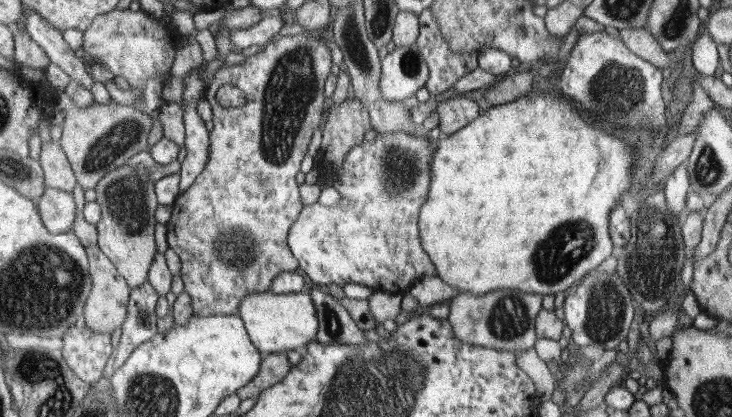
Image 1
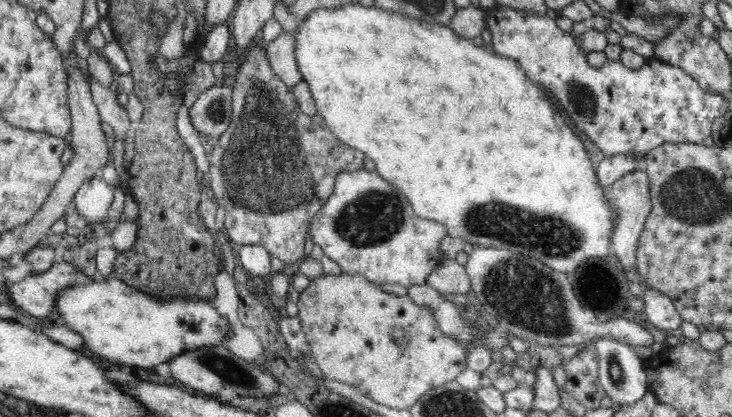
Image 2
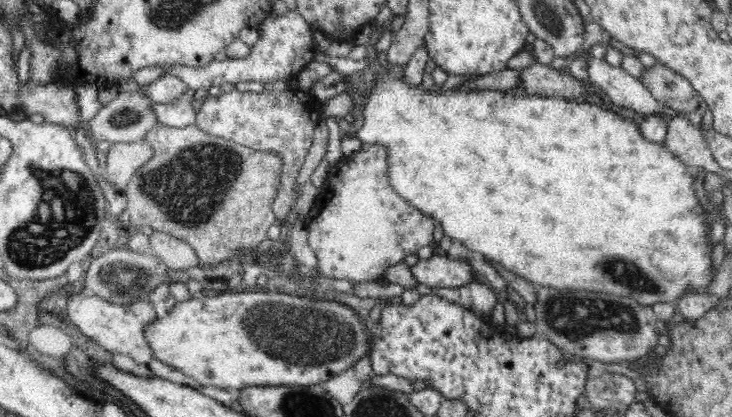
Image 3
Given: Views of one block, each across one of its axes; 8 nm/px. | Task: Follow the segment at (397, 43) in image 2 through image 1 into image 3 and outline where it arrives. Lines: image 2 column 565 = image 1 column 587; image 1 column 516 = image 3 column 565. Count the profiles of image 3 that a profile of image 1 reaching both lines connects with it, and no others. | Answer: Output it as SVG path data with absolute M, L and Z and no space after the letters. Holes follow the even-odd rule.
M379 73L374 76L374 81L374 86L370 88L370 96L364 101L363 124L360 125L361 129L356 129L357 138L365 146L380 144L386 147L389 151L389 179L394 190L406 202L440 223L446 236L460 240L468 250L482 253L489 260L500 263L506 270L536 286L632 297L640 304L672 302L680 298L685 291L706 292L704 288L713 281L710 250L706 244L708 224L702 214L704 210L694 194L694 170L688 172L690 167L687 160L678 158L665 143L648 142L642 136L638 124L622 119L618 113L602 109L590 101L569 101L562 97L511 94L498 90L463 92L451 89L441 92L437 86L432 90L425 90L421 85L414 86L411 80Z

